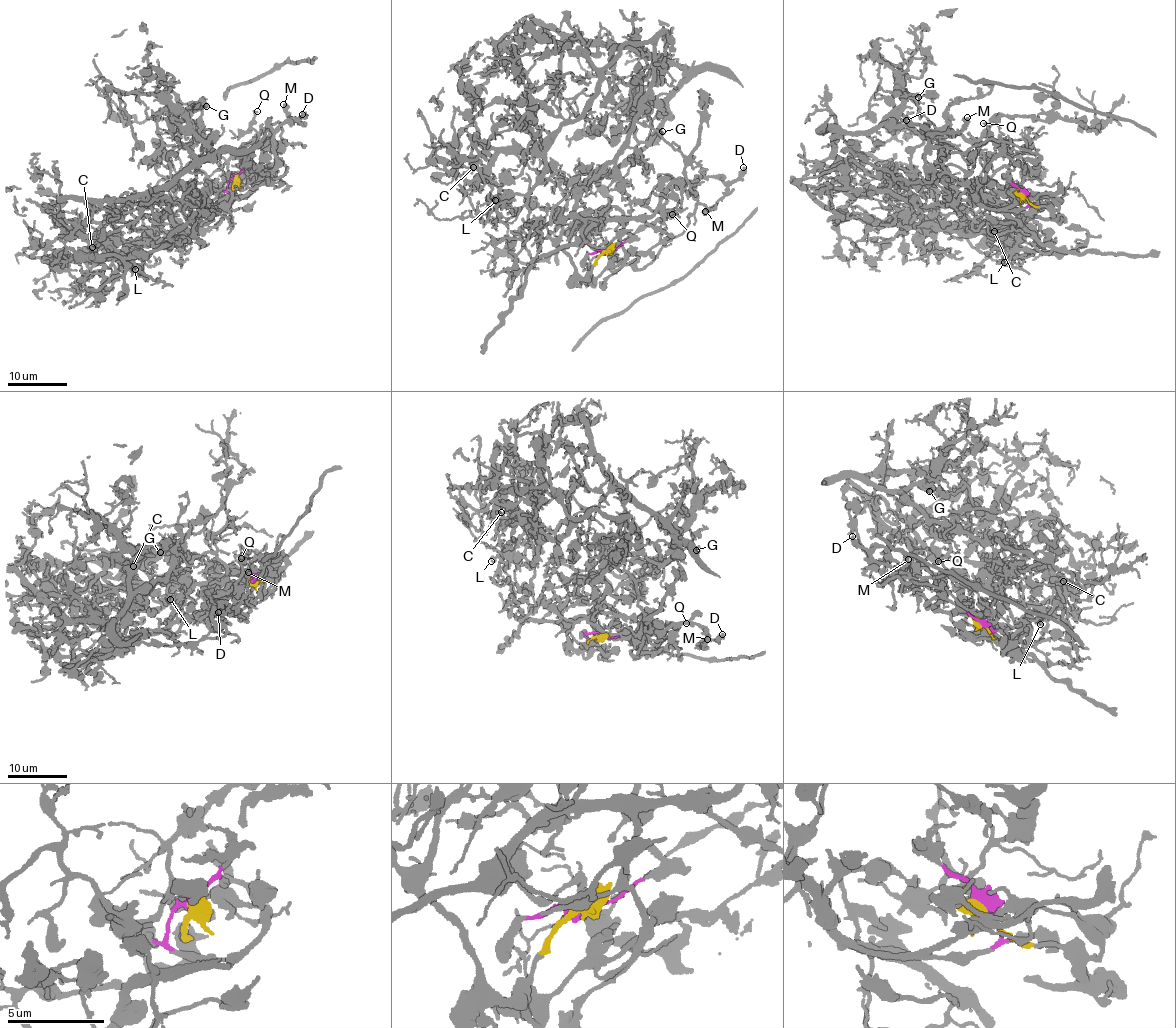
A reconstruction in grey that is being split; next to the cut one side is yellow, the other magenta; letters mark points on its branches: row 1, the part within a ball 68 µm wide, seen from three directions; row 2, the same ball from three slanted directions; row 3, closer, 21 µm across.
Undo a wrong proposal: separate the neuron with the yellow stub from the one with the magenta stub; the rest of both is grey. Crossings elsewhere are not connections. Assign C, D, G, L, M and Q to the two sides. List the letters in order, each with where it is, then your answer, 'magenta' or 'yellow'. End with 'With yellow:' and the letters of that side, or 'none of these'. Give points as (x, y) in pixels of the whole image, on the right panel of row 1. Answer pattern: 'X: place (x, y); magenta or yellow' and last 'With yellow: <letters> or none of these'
C: place (994, 231); yellow
D: place (906, 120); magenta
G: place (918, 97); yellow
L: place (1004, 262); yellow
M: place (967, 117); magenta
Q: place (983, 123); yellow
With yellow: C, G, L, Q

